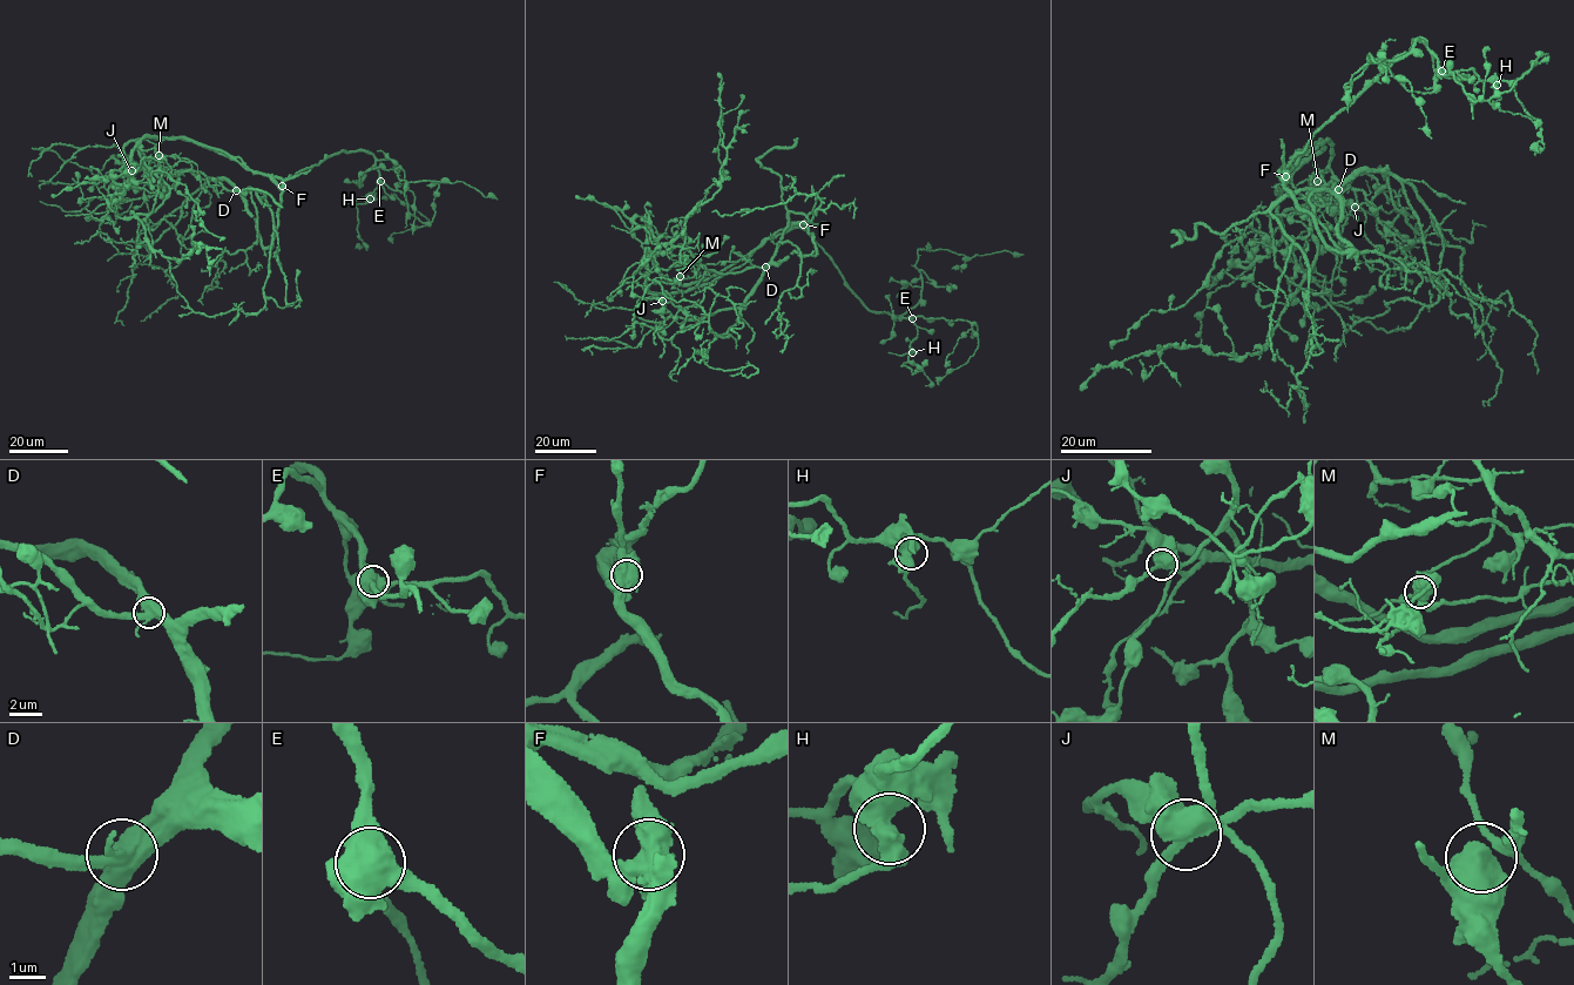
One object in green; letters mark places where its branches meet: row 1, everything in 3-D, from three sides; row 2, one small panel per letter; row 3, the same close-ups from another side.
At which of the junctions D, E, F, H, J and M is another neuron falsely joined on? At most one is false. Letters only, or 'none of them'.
F

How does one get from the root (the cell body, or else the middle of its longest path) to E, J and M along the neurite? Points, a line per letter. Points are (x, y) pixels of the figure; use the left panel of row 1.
E: (152, 136), (190, 140), (224, 153), (248, 169), (286, 179), (343, 150), (367, 152), (375, 157), (380, 181)
J: (152, 136), (182, 139), (201, 144), (180, 137), (141, 137), (136, 143), (144, 155), (143, 162), (132, 170)
M: (152, 136), (133, 150), (127, 170), (117, 155), (146, 169), (159, 163), (159, 155)

